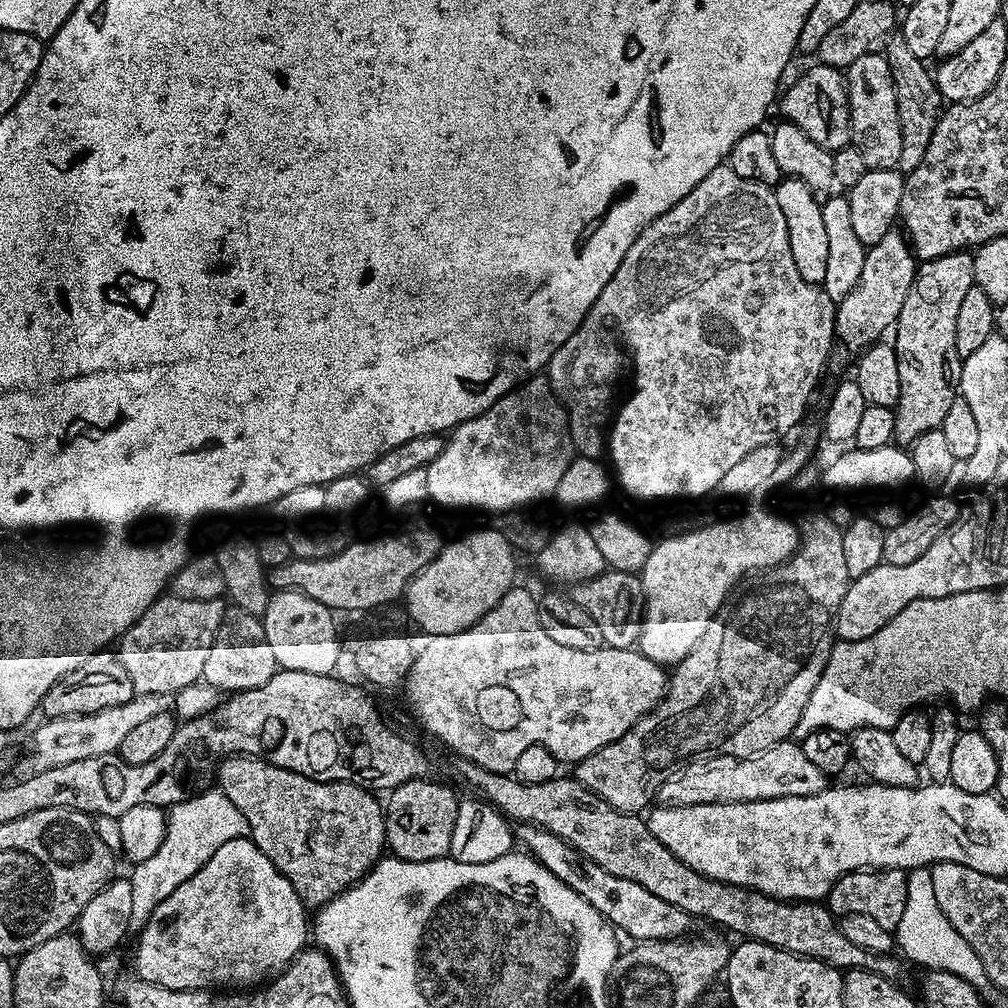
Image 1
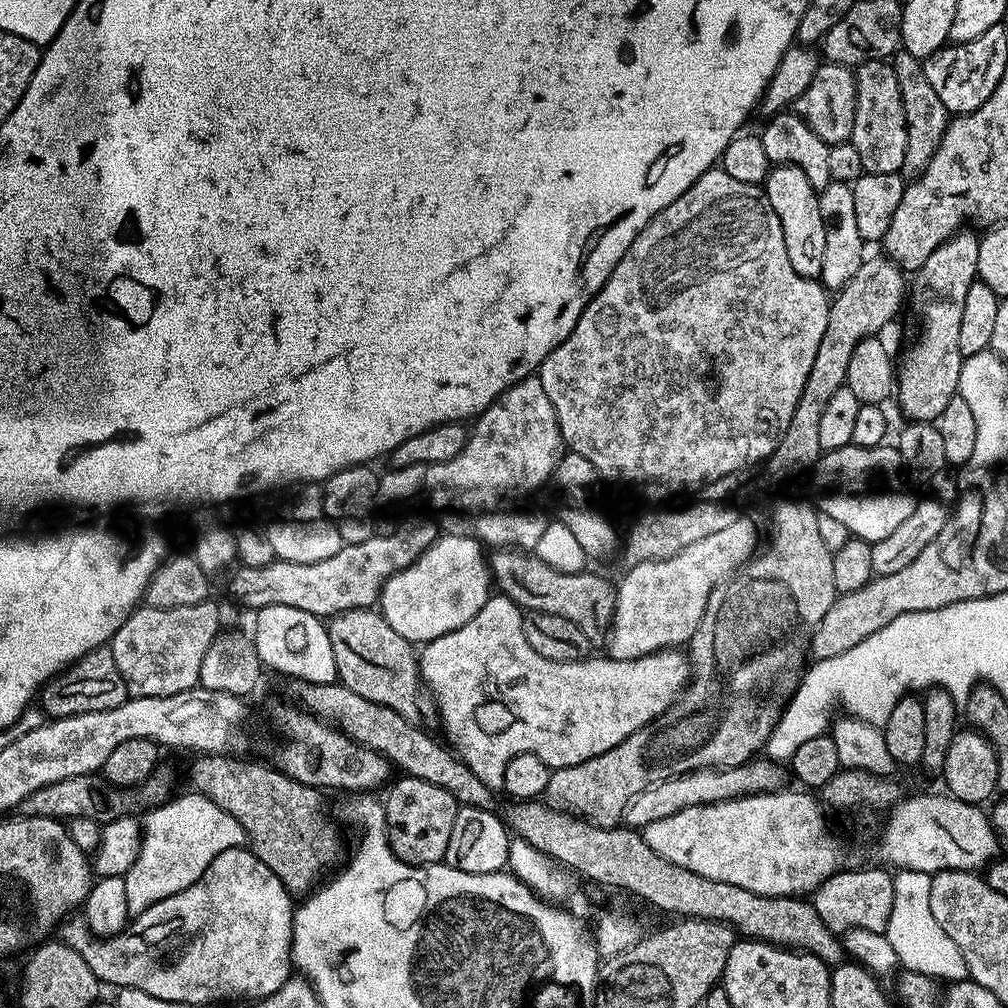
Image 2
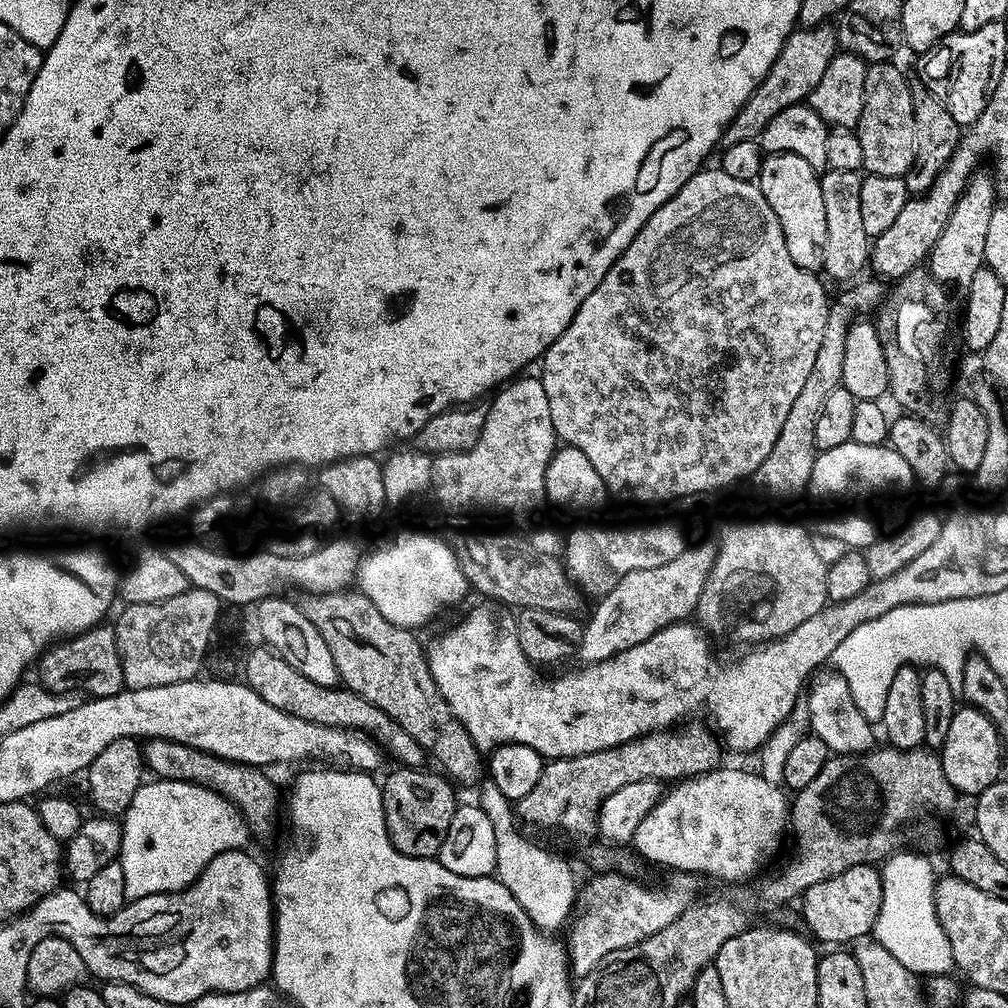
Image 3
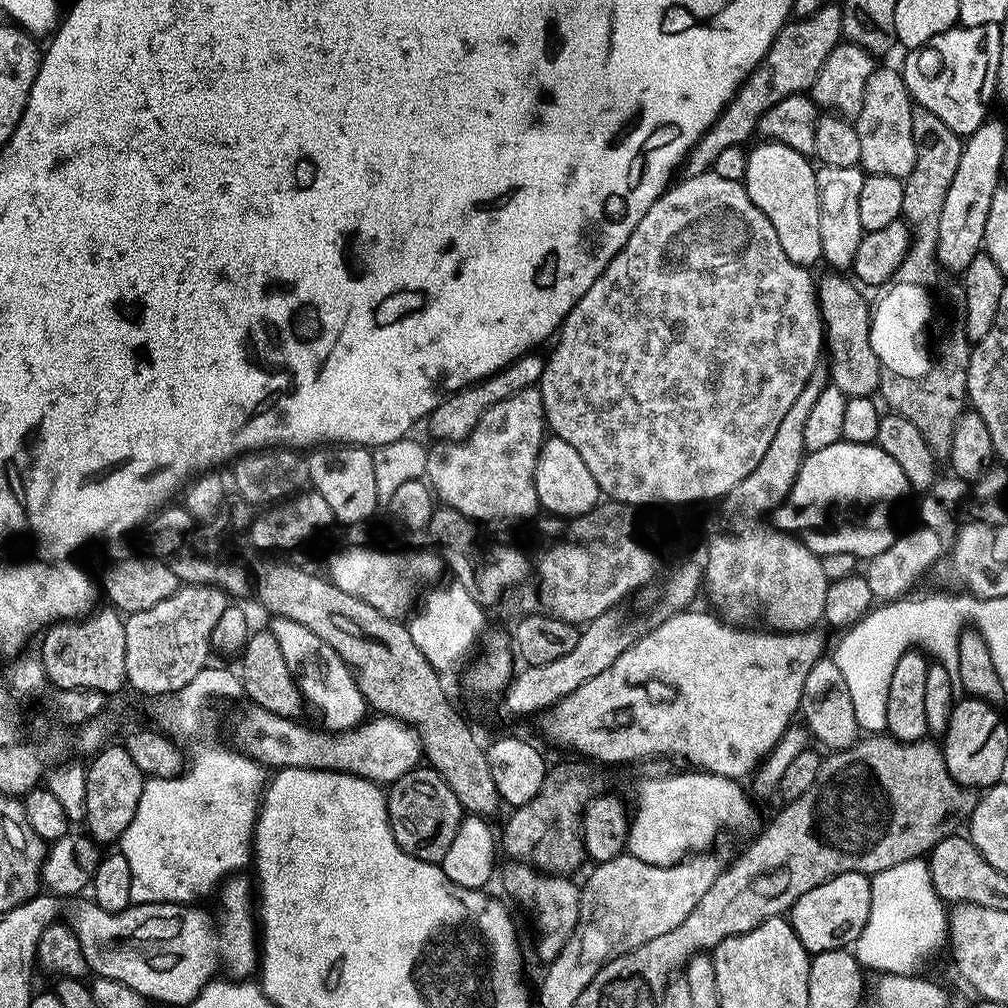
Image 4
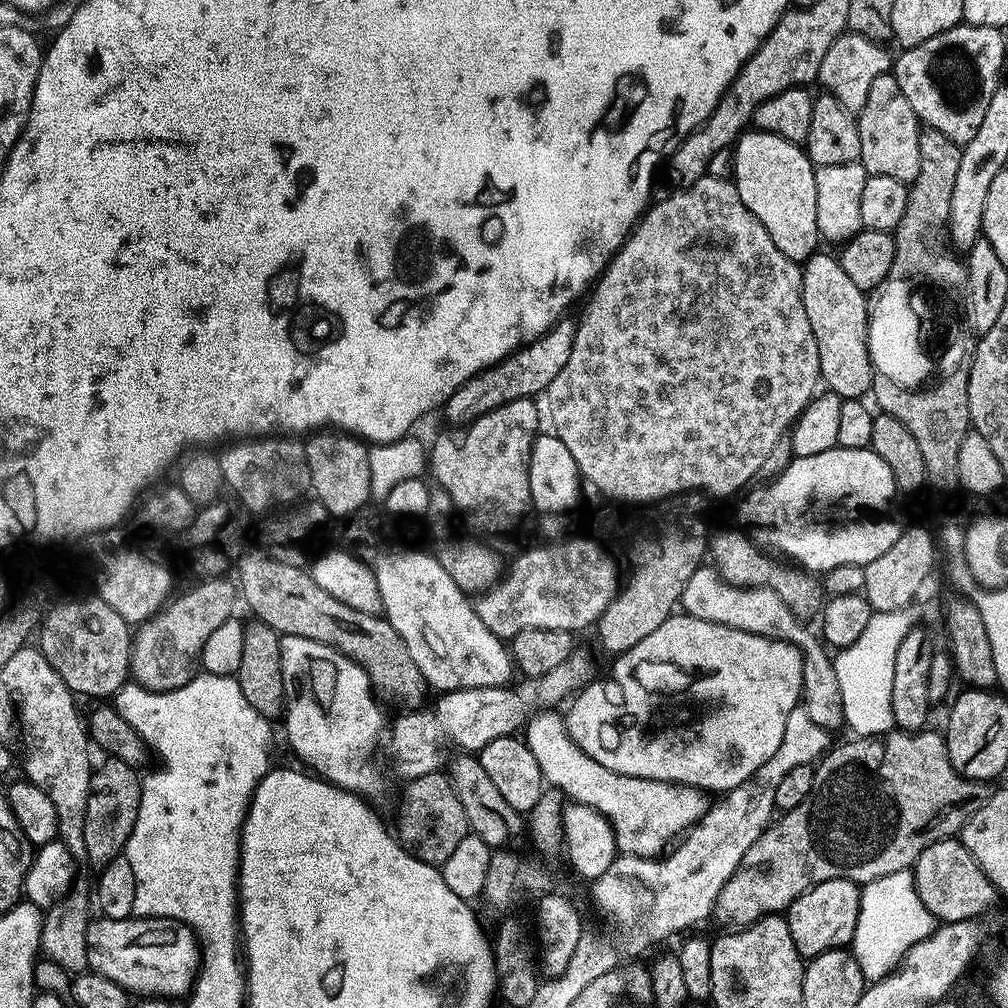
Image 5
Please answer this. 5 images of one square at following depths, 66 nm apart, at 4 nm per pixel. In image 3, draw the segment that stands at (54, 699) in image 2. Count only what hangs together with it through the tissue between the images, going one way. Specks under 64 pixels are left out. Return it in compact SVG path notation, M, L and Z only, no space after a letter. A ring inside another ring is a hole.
M97 626L88 632L59 641L51 650L44 653L42 665L48 675L47 687L55 693L72 689L82 691L89 697L113 696L125 687L124 670L120 661L120 647L116 644L116 629Z

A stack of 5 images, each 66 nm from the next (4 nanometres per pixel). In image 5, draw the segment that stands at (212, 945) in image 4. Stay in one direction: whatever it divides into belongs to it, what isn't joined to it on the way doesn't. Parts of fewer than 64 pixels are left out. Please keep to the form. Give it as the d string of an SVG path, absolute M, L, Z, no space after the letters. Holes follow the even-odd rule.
M165 916L155 918L129 918L109 920L96 918L88 925L88 968L110 978L129 993L141 992L144 998L184 998L196 983L196 973L200 970L200 945L195 932L178 920L167 920Z

